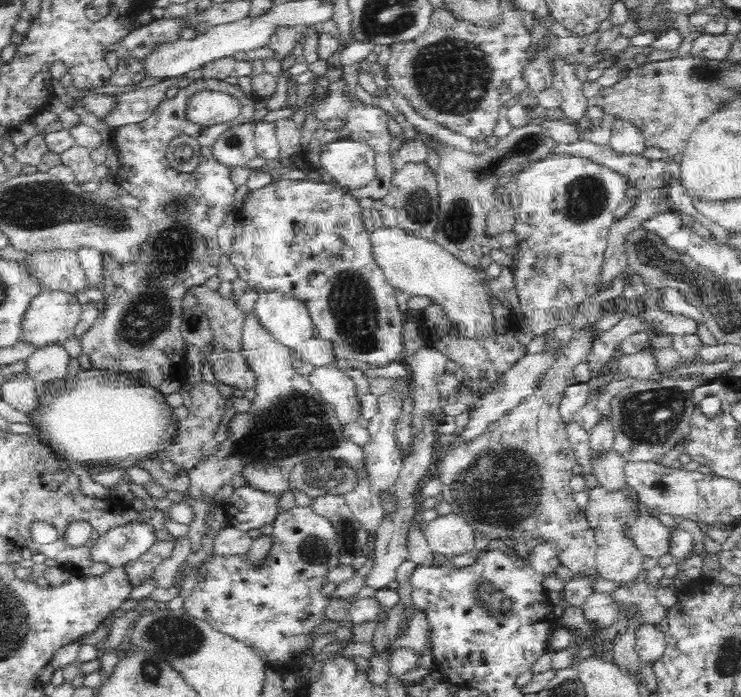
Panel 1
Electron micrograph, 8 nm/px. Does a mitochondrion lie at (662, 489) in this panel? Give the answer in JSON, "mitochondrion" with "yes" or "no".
{"mitochondrion":"yes"}

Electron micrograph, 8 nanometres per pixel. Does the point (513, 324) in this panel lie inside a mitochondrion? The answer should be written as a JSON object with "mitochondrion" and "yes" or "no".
{"mitochondrion":"no"}

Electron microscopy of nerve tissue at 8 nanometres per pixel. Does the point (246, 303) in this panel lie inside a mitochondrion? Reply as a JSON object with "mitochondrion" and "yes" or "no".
{"mitochondrion":"no"}

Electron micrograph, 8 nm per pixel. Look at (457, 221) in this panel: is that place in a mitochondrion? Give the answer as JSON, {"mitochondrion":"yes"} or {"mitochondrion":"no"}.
{"mitochondrion":"yes"}

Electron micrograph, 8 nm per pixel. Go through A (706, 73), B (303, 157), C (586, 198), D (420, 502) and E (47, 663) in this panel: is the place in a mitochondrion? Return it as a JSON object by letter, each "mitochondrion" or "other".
{"A":"mitochondrion","B":"other","C":"mitochondrion","D":"other","E":"other"}

